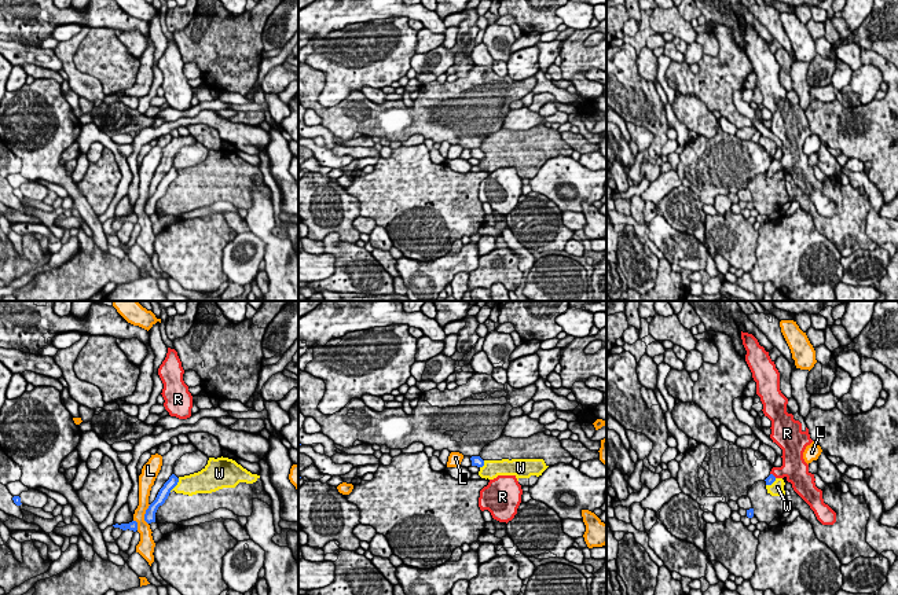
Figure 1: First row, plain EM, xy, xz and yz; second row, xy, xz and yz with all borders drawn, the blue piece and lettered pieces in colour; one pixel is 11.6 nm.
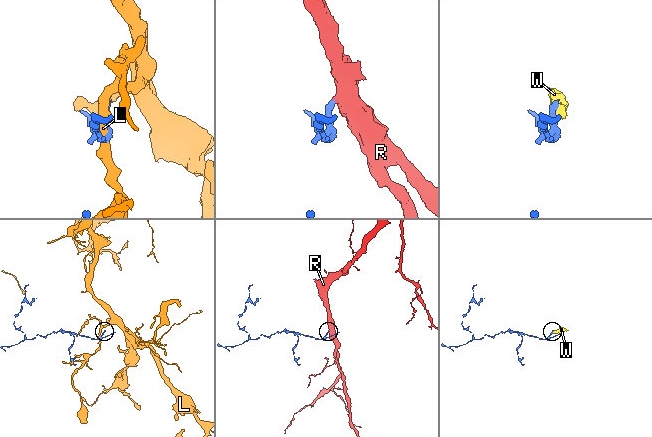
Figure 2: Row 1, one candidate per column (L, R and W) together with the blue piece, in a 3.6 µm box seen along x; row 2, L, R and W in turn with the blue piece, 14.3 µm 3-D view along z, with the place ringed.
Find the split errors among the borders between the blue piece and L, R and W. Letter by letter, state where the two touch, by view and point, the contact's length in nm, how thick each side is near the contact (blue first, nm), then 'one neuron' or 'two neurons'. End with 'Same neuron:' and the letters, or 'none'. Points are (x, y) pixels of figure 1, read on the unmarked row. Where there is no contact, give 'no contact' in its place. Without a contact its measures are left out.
L: contact xy (145, 206); length 240 nm; calibres 130 and 160 nm; two neurons
R: contact yz (772, 166); length 100 nm; calibres 90 and 240 nm; one neuron
W: contact xy (175, 177); length 200 nm; calibres 130 and 240 nm; two neurons
Same neuron: R

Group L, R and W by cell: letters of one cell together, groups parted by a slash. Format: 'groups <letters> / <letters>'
groups L / R / W

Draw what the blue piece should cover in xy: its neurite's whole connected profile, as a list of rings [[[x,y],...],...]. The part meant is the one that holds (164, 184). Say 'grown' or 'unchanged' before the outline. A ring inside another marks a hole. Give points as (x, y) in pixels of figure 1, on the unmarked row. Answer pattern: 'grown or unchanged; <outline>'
unchanged; [[[172,166],[169,172],[164,176],[164,179],[160,181],[155,192],[146,202],[144,213],[147,216],[155,214],[155,205],[158,199],[165,195],[171,183],[177,177],[177,175],[179,175],[179,170],[175,166]]]

